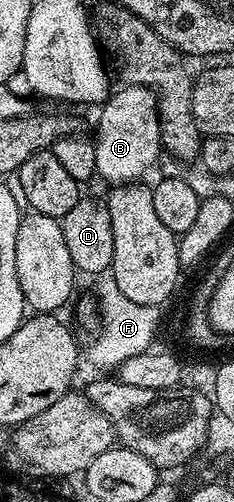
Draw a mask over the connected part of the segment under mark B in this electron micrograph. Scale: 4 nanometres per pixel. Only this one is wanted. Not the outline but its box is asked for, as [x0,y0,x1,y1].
[94,85,162,184]

